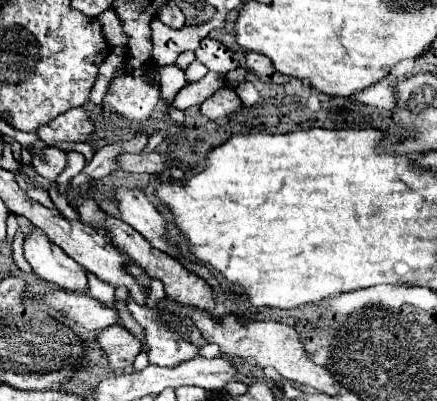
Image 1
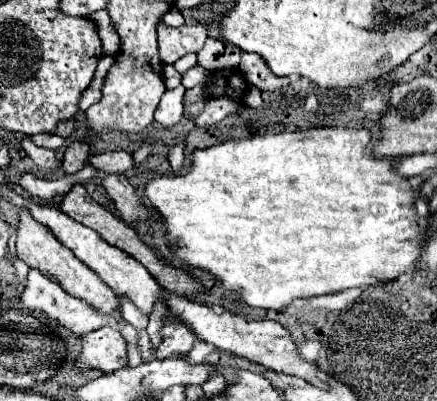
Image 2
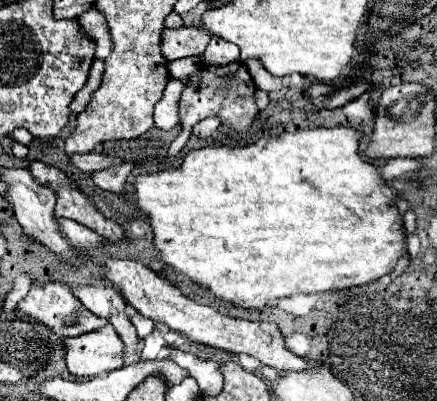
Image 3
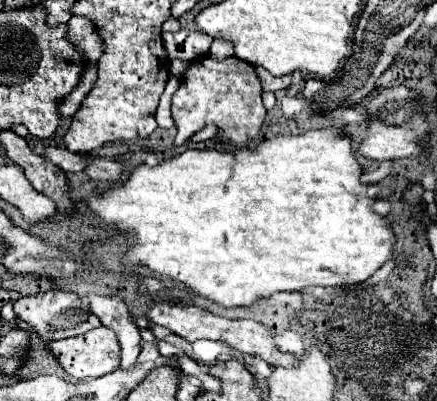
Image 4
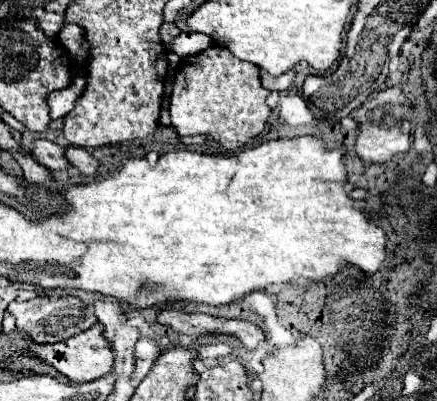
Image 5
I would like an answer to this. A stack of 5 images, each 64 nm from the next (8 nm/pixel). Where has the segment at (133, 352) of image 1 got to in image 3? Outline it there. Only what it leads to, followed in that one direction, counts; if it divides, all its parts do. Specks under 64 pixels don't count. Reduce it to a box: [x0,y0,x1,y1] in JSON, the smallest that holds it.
[64,324,124,376]

